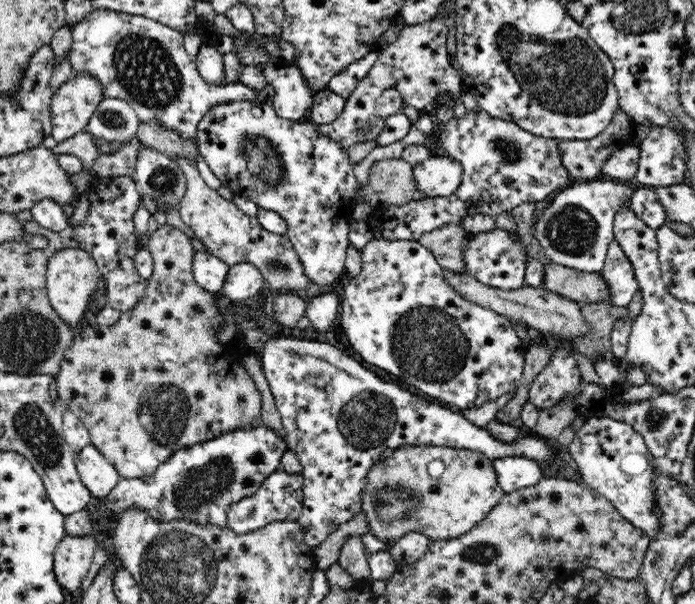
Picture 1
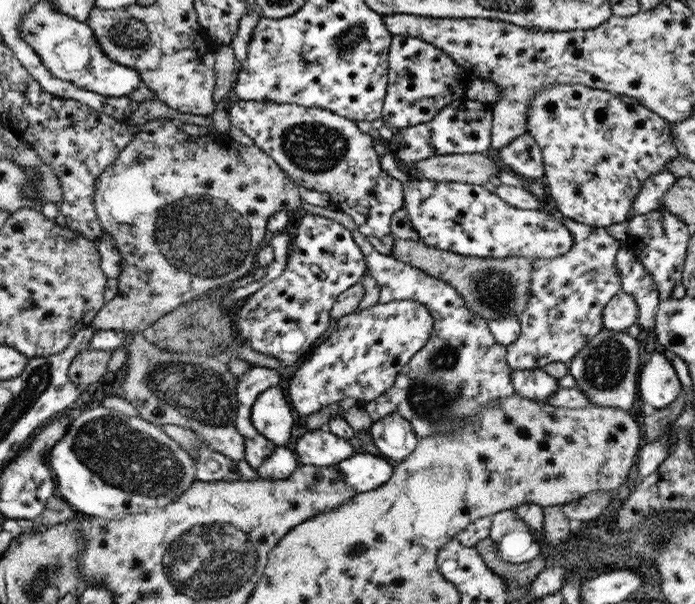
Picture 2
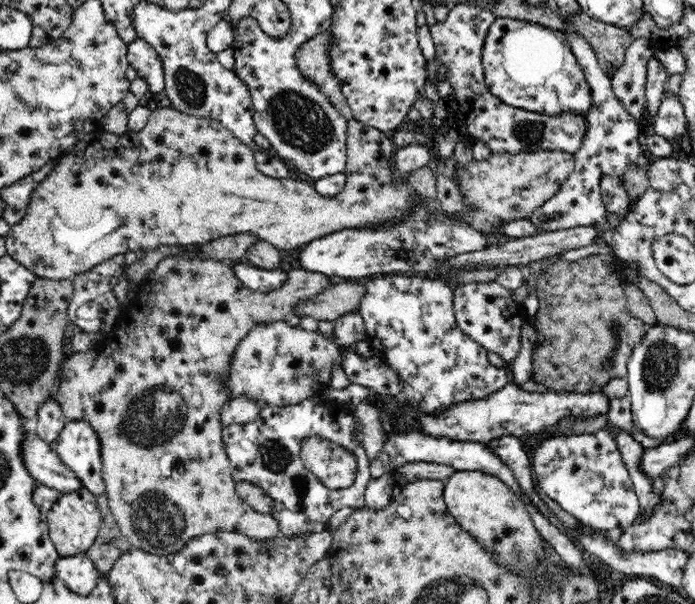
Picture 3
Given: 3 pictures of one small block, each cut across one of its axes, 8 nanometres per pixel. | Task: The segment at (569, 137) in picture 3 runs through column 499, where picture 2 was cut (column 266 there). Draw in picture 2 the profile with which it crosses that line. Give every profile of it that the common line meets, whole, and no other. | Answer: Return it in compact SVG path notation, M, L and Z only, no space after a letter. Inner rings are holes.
M237 100L229 108L230 122L254 140L299 188L328 192L333 205L355 221L356 229L381 255L392 256L395 237L390 229L392 214L403 208L404 184L382 169L373 138L360 131L353 120L320 107L306 107L296 103L276 103L270 100Z

